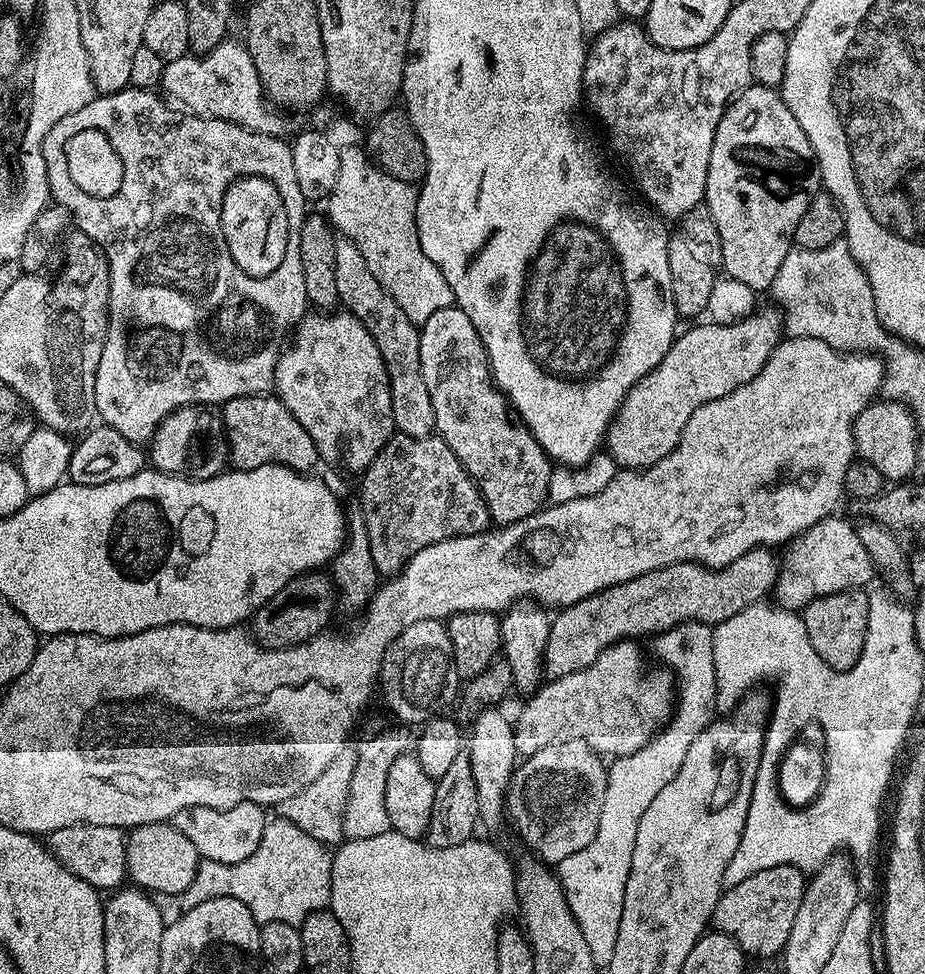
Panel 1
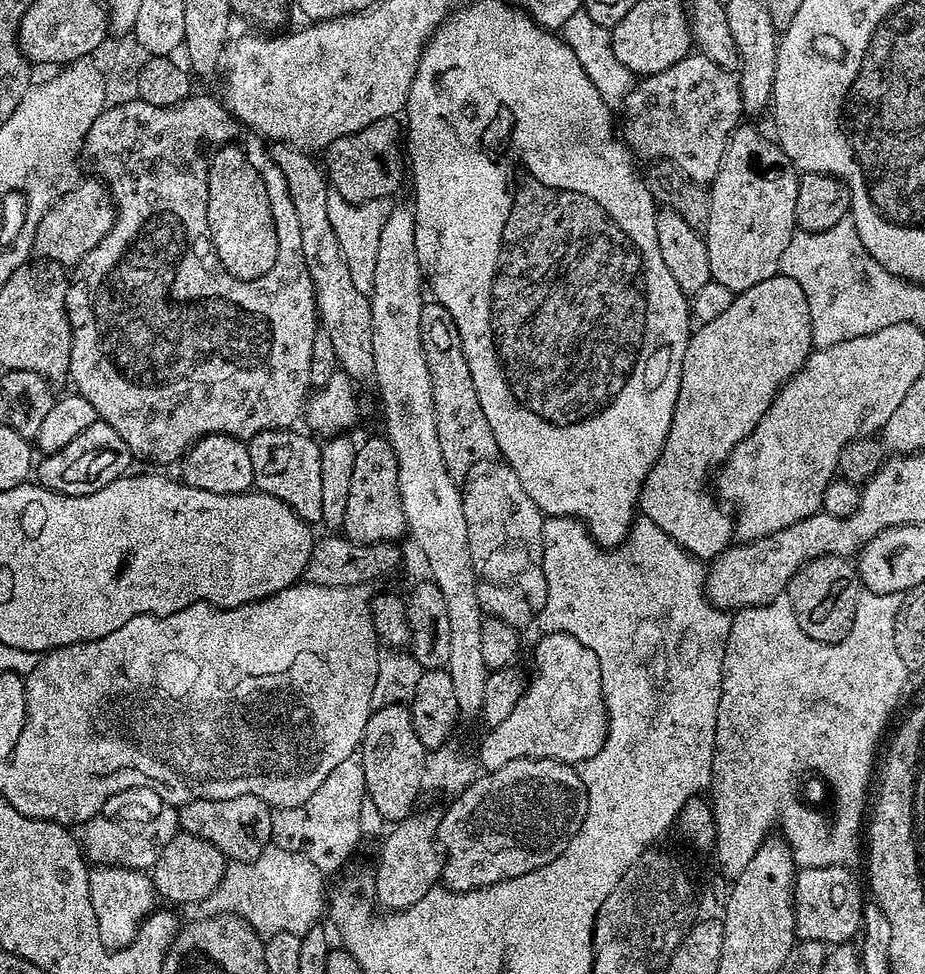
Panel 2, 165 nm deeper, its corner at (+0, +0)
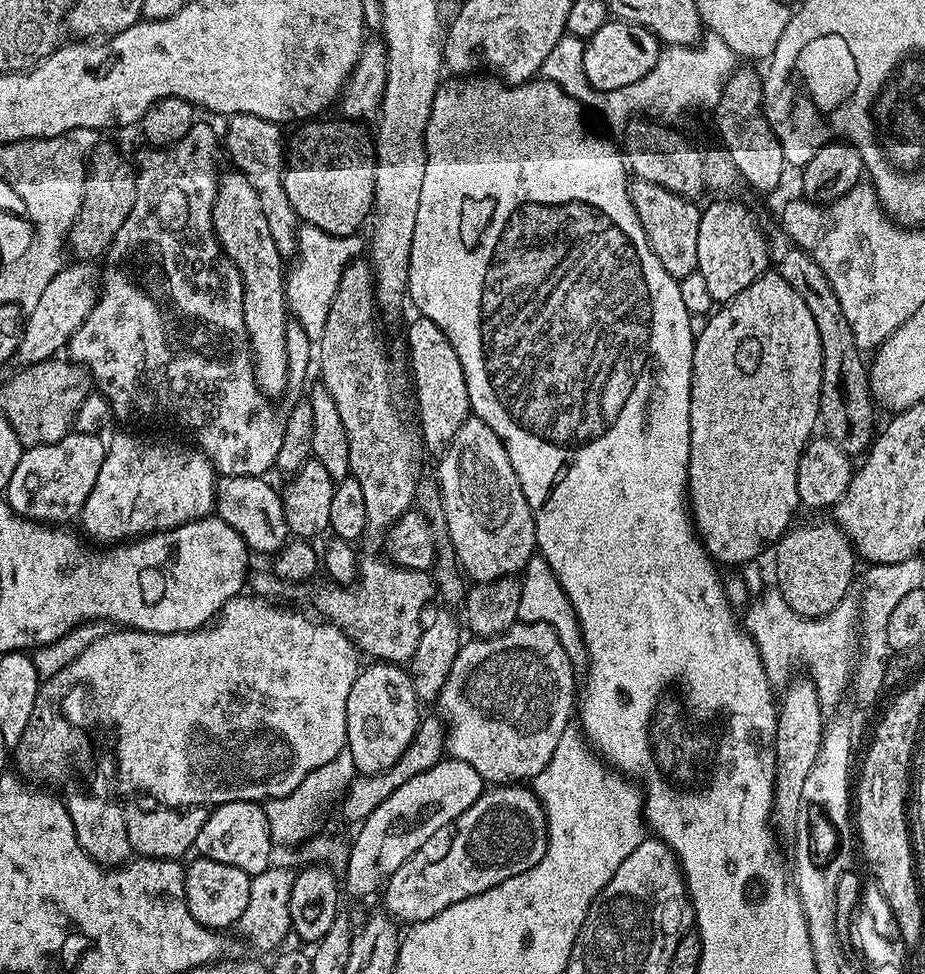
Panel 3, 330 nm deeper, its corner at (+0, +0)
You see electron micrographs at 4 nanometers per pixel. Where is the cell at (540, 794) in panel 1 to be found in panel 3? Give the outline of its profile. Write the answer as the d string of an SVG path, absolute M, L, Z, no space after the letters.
M519 783L488 786L478 798L478 802L474 802L474 806L466 810L466 814L459 816L450 825L447 836L448 841L445 842L444 848L440 848L441 833L436 832L432 837L426 838L426 846L422 846L409 860L402 862L398 870L394 870L394 874L382 889L383 911L387 915L400 922L405 920L405 925L411 926L442 914L442 910L454 906L454 902L462 902L466 898L482 894L506 882L506 878L514 878L514 874L522 874L538 866L548 845L548 817L544 805L531 787L521 786Z

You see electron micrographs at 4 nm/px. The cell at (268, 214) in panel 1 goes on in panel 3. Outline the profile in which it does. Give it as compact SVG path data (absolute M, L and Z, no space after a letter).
M230 170L224 176L219 177L216 185L216 202L214 204L214 210L212 211L212 228L216 231L216 240L220 243L220 248L223 249L226 255L231 258L233 266L240 272L240 277L244 280L244 325L248 331L248 342L252 349L252 362L256 370L256 384L260 387L261 392L269 398L275 398L280 396L284 392L284 387L290 384L290 377L288 374L288 337L290 335L290 329L288 329L288 320L290 324L290 309L288 307L288 300L286 297L286 260L281 256L278 246L274 242L274 238L270 235L270 225L266 222L266 214L262 212L262 202L252 183L237 170Z

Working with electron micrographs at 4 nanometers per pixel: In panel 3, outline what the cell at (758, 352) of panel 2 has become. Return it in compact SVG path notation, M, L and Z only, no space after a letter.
M773 270L764 276L750 290L742 290L738 298L721 303L720 309L699 329L696 345L692 351L692 373L688 375L690 391L688 394L688 450L684 459L684 479L682 481L682 508L686 510L687 527L695 547L703 556L714 561L715 565L743 564L747 565L767 544L772 544L784 528L792 524L796 516L796 500L798 504L798 480L792 476L792 468L788 465L791 448L807 434L820 412L820 403L826 400L824 383L824 355L822 354L822 330L818 330L818 321L810 311L802 290L794 286L794 282L783 271Z

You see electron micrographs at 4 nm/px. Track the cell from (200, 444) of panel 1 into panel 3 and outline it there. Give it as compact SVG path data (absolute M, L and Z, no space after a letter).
M220 476L216 481L214 512L244 539L245 546L253 553L276 554L289 543L290 533L283 495L277 489L275 492L266 481L264 476Z

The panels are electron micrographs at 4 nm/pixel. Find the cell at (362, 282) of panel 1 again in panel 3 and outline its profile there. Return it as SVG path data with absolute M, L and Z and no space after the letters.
M238 114L227 117L228 129L222 132L222 144L228 147L228 156L233 160L237 171L243 173L252 183L260 201L262 212L266 214L266 222L270 225L270 235L278 246L281 256L292 258L298 252L298 217L290 204L290 198L286 194L284 185L284 169L286 167L286 136L283 136L281 125L270 122L266 118L258 118L254 114Z

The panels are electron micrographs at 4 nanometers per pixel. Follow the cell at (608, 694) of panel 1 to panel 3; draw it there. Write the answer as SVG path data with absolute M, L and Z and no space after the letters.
M517 622L512 625L510 630L506 630L500 636L472 638L469 641L469 644L468 641L461 643L458 650L458 658L454 658L454 666L450 666L450 674L446 678L446 686L442 686L438 701L438 707L440 707L441 712L439 712L439 715L446 725L447 755L451 759L466 762L466 766L474 766L474 770L478 770L481 778L492 786L535 781L536 776L542 774L542 770L546 770L550 758L554 758L554 750L558 750L558 738L562 738L564 731L573 723L574 705L578 700L577 669L574 667L571 658L566 654L558 634L548 624L522 624Z

